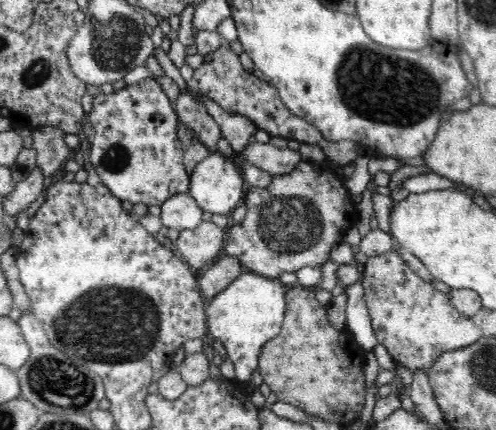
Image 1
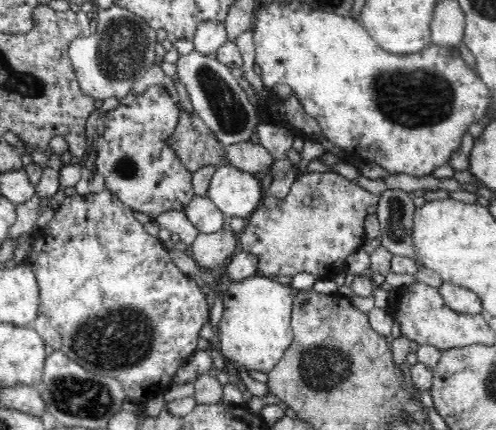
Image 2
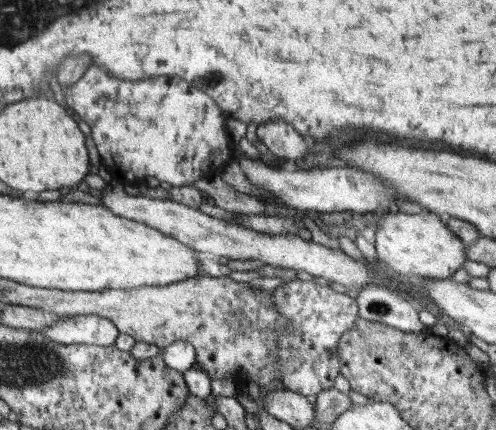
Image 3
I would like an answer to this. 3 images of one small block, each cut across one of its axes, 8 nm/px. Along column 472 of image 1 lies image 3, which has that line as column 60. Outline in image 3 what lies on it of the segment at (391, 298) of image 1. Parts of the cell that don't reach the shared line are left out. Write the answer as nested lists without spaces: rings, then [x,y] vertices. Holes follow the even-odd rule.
[[[69,316],[65,320],[57,320],[53,326],[37,332],[55,344],[85,344],[109,348],[115,344],[117,326],[101,316]]]

